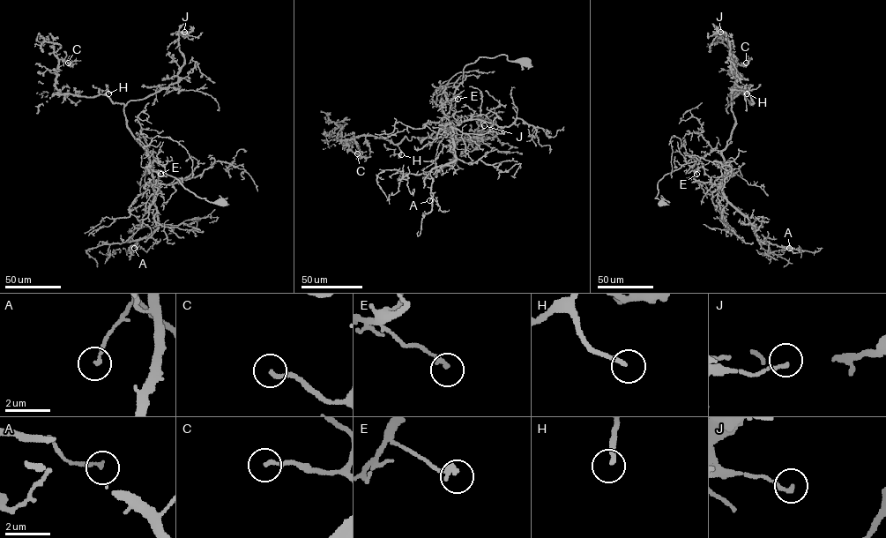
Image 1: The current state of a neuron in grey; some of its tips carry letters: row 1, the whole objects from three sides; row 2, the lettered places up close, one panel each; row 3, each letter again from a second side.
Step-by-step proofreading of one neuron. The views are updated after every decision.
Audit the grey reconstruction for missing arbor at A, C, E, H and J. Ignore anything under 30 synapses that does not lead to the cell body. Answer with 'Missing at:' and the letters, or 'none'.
Missing at: H

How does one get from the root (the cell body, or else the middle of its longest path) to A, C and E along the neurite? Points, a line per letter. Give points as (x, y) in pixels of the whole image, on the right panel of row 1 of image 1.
A: (661, 203), (658, 183), (666, 175), (719, 150), (725, 198), (759, 239), (789, 248)
C: (661, 203), (658, 183), (666, 175), (725, 147), (735, 124), (735, 59), (746, 63)
E: (661, 203), (656, 198), (658, 183), (666, 175), (699, 160), (696, 174)

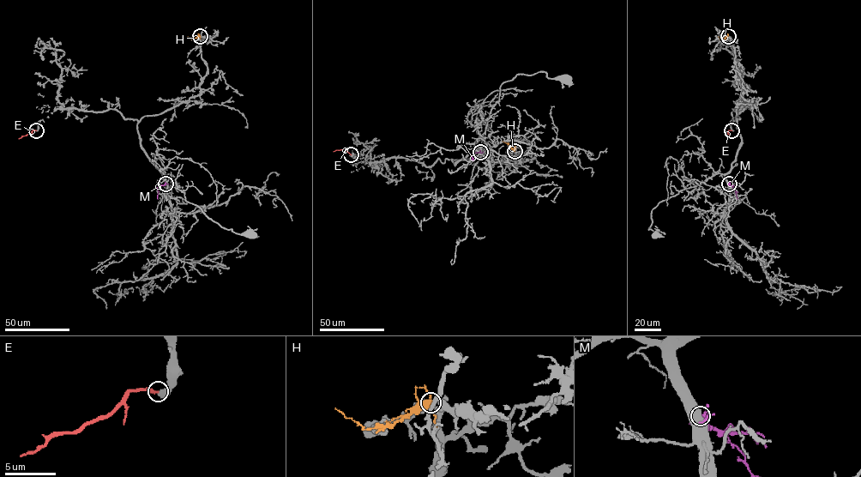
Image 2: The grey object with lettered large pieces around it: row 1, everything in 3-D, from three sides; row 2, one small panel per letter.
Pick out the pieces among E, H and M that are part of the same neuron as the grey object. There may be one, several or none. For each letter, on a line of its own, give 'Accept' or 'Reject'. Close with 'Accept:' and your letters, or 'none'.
E: Accept
H: Reject
M: Reject
Accept: E

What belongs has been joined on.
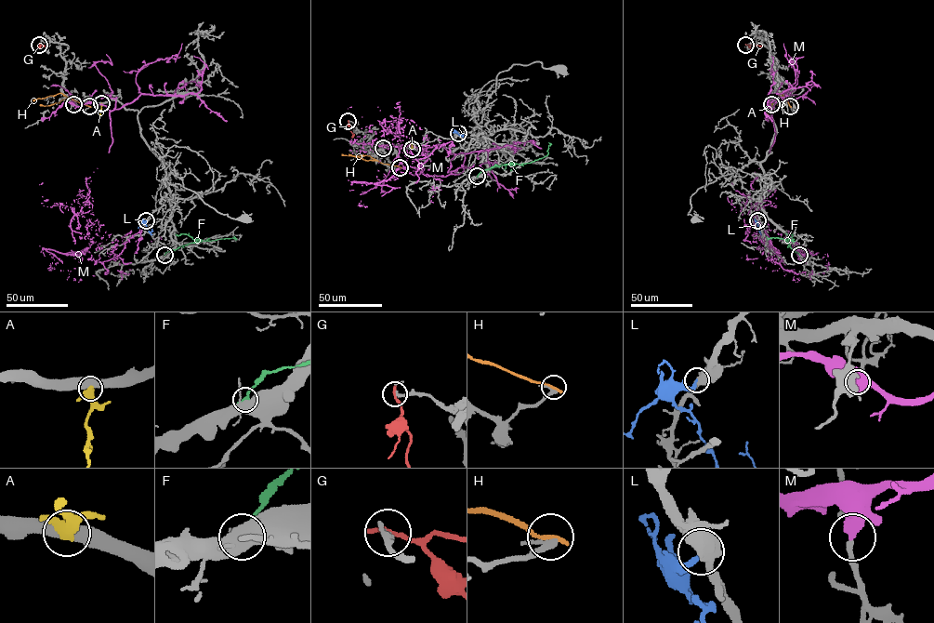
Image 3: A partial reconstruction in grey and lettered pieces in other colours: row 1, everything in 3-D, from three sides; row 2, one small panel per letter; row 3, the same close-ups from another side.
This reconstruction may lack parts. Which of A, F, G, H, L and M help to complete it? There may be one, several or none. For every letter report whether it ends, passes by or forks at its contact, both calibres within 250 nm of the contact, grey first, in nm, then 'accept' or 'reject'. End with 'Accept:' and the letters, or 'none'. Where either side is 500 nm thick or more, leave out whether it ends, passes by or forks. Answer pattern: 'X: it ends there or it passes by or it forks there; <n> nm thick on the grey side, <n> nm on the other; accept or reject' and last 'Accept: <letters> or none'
A: 550 nm thick on the grey side, 420 nm on the other; reject
F: 500 nm thick on the grey side, 300 nm on the other; reject
G: it ends there; 260 nm thick on the grey side, 260 nm on the other; reject
H: it ends there; 220 nm thick on the grey side, 240 nm on the other; reject
L: 500 nm thick on the grey side, 240 nm on the other; reject
M: it ends there; 180 nm thick on the grey side, 400 nm on the other; reject
Accept: none

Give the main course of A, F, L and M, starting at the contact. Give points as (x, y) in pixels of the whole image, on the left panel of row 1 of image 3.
A: (101, 103), (100, 115)
F: (164, 255), (191, 243), (235, 238), (234, 236)
L: (146, 220), (144, 223), (151, 231), (151, 227)
M: (73, 104), (110, 111), (112, 142), (76, 216), (106, 239), (78, 255), (44, 248), (50, 271)

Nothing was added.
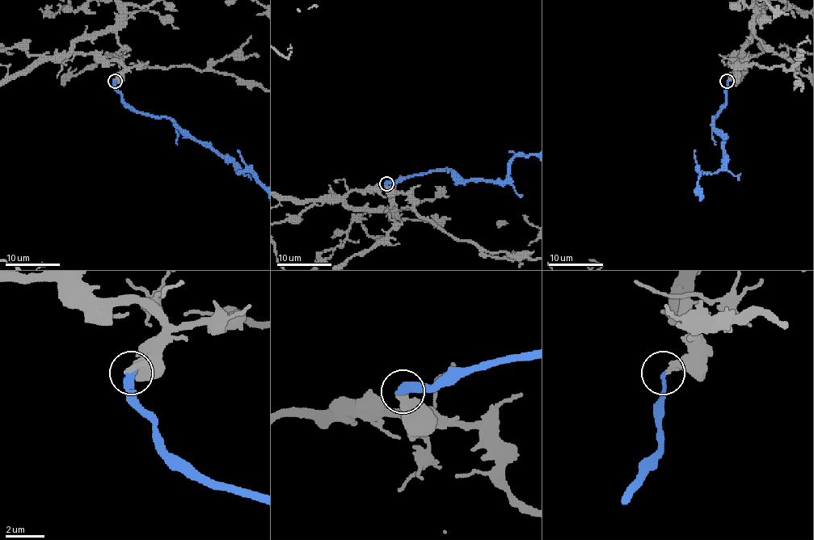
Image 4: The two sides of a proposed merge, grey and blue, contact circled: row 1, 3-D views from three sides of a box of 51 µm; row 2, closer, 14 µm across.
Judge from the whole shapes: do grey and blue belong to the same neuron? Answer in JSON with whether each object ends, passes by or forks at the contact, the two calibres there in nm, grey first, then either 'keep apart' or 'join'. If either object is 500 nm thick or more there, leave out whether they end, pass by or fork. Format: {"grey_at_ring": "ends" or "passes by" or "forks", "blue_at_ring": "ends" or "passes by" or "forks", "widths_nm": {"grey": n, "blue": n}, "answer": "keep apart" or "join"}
{"grey_at_ring": "ends", "blue_at_ring": "ends", "widths_nm": {"grey": 360, "blue": 240}, "answer": "join"}

